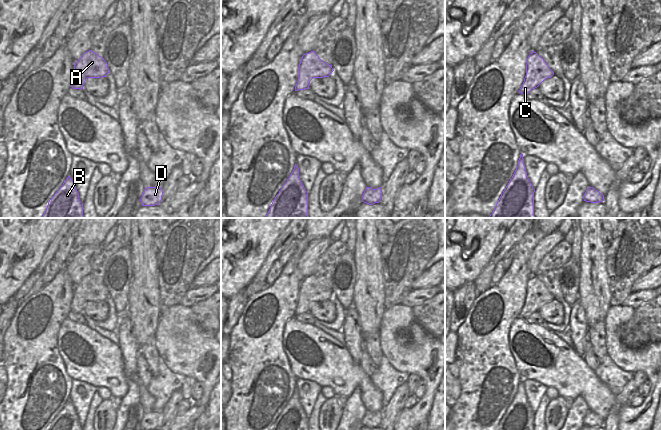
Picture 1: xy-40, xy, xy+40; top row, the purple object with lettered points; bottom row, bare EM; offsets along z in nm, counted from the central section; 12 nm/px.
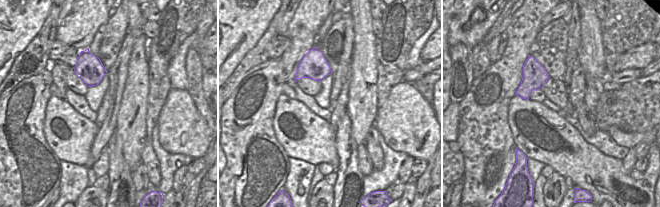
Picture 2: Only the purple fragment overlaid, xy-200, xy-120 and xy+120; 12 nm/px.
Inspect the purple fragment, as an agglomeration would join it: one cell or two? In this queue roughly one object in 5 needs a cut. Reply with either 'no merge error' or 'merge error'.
no merge error

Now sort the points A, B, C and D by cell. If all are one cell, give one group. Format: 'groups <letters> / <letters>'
groups A B C D

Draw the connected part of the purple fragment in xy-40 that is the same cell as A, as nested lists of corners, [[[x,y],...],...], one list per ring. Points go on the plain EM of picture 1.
[[[89,274],[75,286],[71,311],[73,313],[83,313],[87,302],[106,301],[108,297],[110,297],[110,294],[104,282]]]

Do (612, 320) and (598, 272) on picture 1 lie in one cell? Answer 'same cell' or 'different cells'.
different cells

